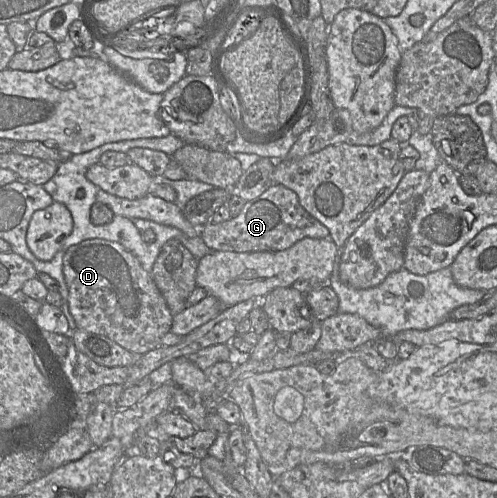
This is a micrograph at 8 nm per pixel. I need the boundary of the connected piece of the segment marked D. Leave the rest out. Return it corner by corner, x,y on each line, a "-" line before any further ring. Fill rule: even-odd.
95,238
72,245
64,253
63,274
68,287
69,311
78,329
105,336
140,355
158,348
163,336
171,332
173,316
151,274
120,243

